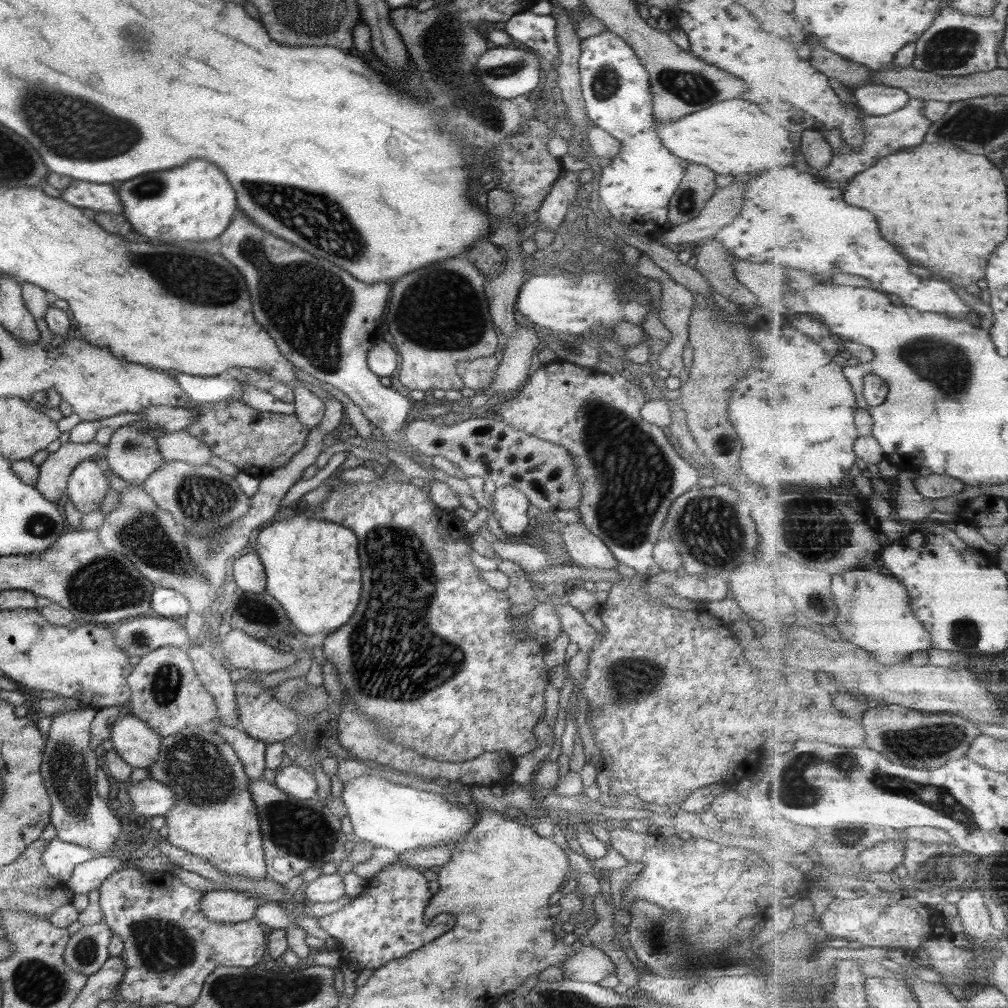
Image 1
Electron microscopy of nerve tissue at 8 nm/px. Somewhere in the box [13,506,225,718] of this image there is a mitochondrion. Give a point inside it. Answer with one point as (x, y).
(103, 585)

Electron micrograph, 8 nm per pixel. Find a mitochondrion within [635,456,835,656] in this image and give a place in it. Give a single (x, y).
(698, 531)

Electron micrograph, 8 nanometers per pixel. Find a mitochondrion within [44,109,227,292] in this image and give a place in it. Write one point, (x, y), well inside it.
(152, 190)

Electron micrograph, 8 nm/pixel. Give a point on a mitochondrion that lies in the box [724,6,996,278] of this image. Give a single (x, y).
(950, 48)

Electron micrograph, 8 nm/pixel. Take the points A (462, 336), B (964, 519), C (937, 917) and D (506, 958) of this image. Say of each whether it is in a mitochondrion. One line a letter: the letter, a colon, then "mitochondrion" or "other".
A: mitochondrion
B: other
C: other
D: other

